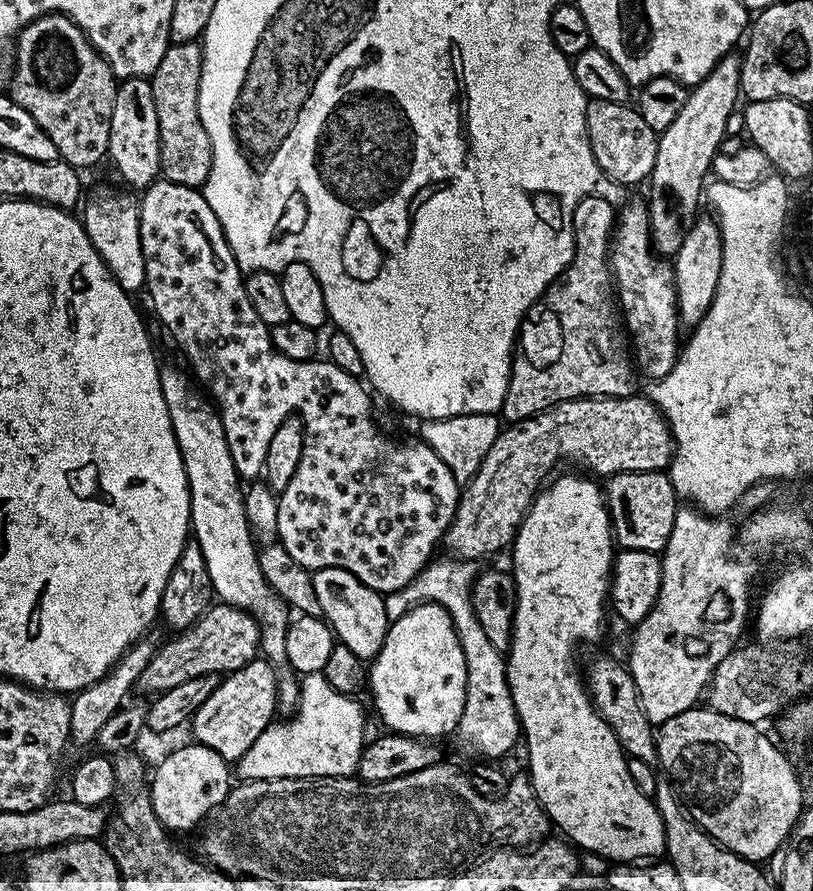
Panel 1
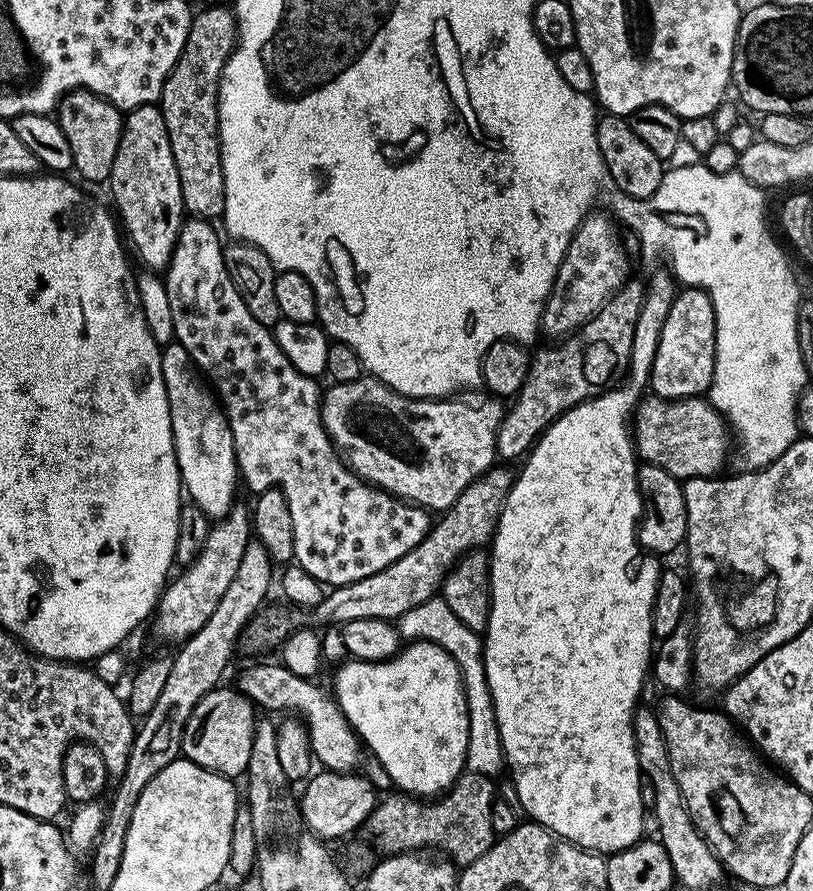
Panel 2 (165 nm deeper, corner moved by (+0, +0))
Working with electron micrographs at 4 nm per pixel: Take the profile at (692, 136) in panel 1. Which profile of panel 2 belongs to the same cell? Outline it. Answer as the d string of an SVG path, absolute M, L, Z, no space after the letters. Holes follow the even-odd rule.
M671 271L656 272L646 280L644 301L638 310L638 322L634 322L634 342L628 359L628 371L615 386L598 396L591 396L581 404L575 404L555 422L549 424L540 433L532 451L523 461L524 469L515 473L512 488L508 492L506 502L500 511L496 533L490 541L488 557L488 591L492 593L488 625L484 628L484 669L486 682L490 686L490 694L494 702L494 718L498 722L498 734L502 738L502 750L507 771L512 771L512 784L516 787L519 807L529 812L535 823L558 834L563 840L574 842L580 848L588 848L591 852L611 854L621 852L632 844L637 844L645 835L644 815L646 809L640 793L640 763L636 757L636 743L632 729L632 715L641 703L640 691L644 688L644 679L649 679L650 665L654 660L654 637L652 634L652 607L654 594L658 586L658 578L662 571L655 555L643 551L638 539L640 511L644 505L640 501L636 470L638 457L636 445L632 439L630 417L635 413L652 379L654 354L658 354L658 338L662 338L662 325L666 323L666 314L670 314L670 306L678 291L677 281Z

